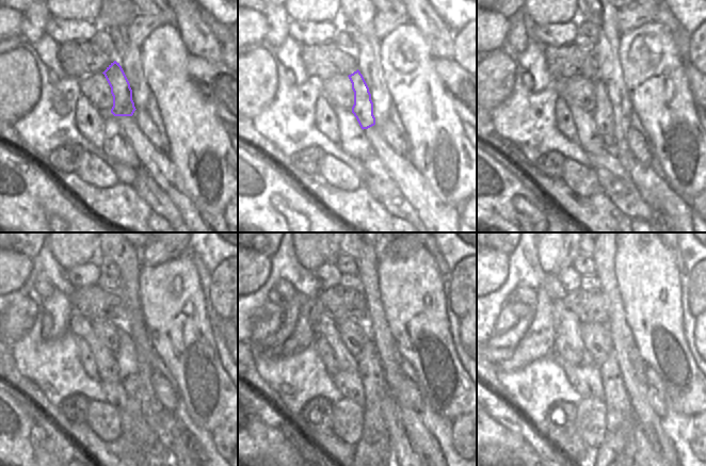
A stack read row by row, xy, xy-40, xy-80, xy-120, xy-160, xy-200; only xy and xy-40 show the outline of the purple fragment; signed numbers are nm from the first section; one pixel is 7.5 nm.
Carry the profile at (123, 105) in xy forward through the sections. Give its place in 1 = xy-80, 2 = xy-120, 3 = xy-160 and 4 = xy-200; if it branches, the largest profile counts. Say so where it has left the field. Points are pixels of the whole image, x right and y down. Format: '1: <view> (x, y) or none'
1: xy-80 (603, 114)
2: xy-120 (126, 355)
3: xy-160 (373, 449)
4: xy-200 (616, 449)

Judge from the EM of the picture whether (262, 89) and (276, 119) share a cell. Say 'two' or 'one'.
two

